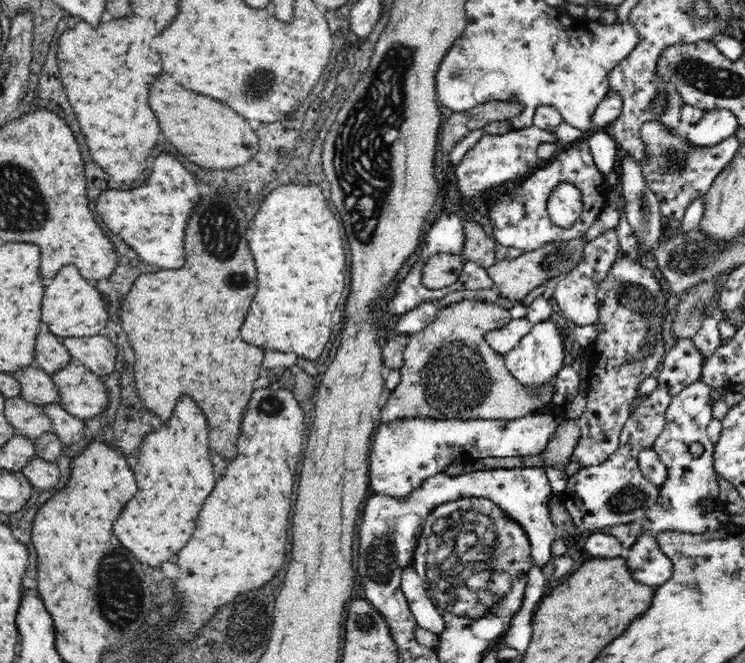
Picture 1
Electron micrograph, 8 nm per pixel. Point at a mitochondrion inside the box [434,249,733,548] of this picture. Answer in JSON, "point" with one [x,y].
{"point":[636,299]}

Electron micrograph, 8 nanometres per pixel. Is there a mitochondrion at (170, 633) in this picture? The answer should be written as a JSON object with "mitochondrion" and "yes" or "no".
{"mitochondrion":"yes"}

